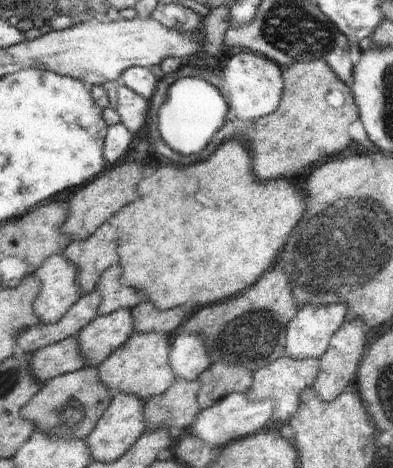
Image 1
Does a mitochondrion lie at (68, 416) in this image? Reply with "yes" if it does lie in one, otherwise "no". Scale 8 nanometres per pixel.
yes

